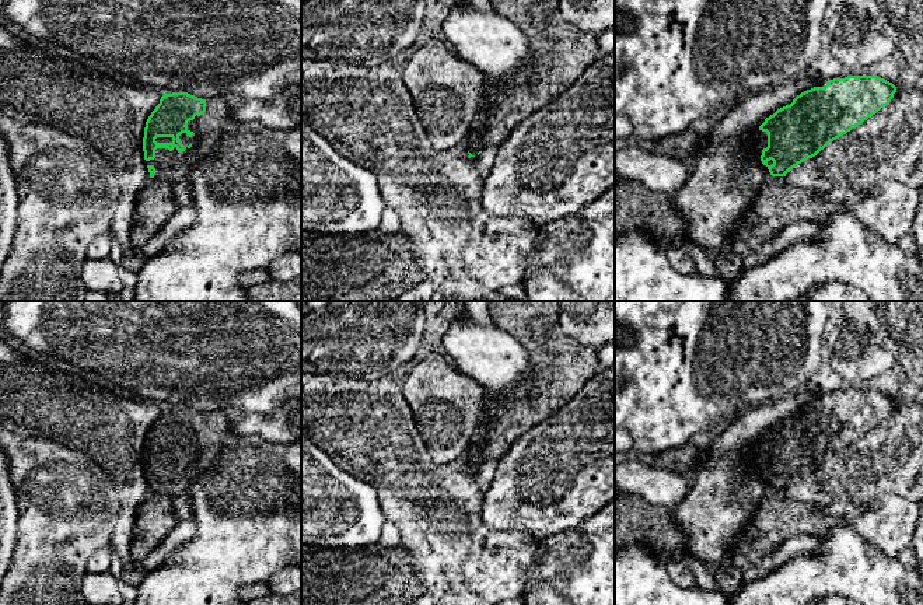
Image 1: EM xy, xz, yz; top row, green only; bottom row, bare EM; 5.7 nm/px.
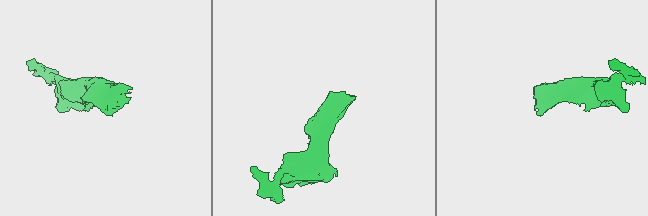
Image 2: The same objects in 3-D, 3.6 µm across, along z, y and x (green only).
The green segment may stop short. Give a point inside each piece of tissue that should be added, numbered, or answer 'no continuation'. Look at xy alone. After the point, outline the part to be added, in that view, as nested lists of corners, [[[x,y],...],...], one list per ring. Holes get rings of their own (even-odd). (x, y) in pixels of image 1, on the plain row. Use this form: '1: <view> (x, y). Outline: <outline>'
1: xy (174, 481). Outline: [[[206,413],[206,426],[188,436],[188,444],[195,448],[192,451],[186,447],[179,450],[179,455],[186,462],[182,466],[176,461],[172,465],[157,462],[155,472],[146,475],[147,479],[155,482],[154,492],[171,497],[188,497],[189,486],[211,466],[217,452],[233,434],[231,420],[233,416],[227,413]]]

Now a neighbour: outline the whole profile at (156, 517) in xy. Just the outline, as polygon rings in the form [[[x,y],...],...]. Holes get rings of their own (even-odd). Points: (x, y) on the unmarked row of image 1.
[[[151,492],[139,506],[132,539],[132,559],[146,557],[179,522],[174,497]]]

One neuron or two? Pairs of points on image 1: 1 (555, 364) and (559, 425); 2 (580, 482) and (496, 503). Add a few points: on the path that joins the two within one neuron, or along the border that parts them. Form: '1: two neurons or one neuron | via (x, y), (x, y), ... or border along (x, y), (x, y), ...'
1: two neurons | border along (581, 388), (560, 408), (530, 429)
2: one neuron | via (559, 476), (553, 476), (545, 483), (517, 483)

